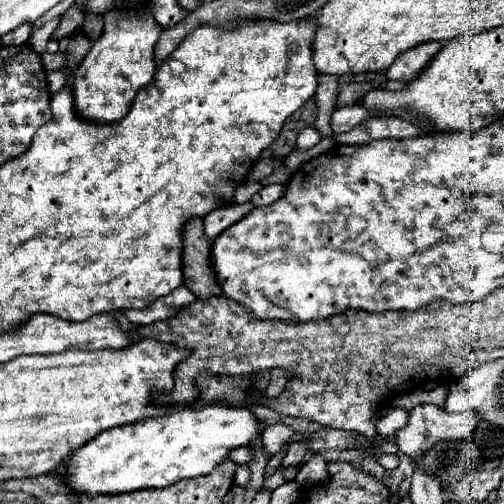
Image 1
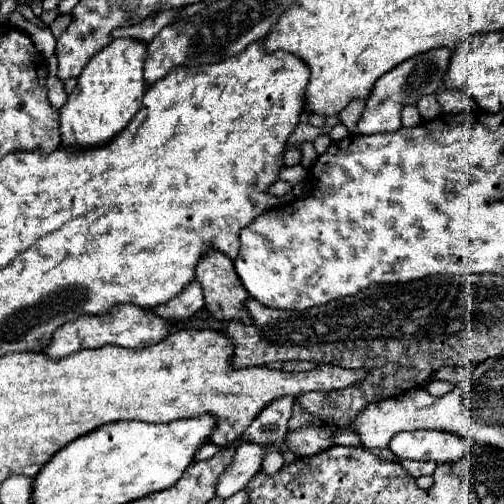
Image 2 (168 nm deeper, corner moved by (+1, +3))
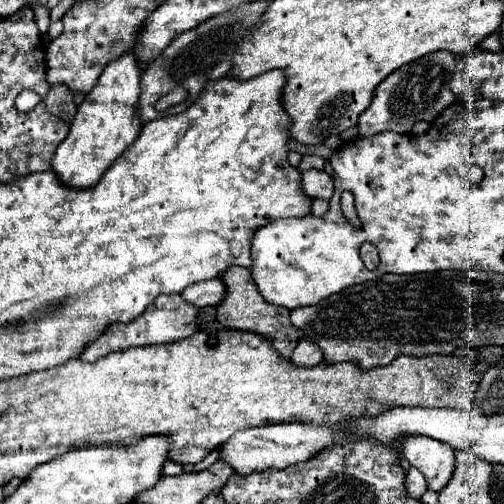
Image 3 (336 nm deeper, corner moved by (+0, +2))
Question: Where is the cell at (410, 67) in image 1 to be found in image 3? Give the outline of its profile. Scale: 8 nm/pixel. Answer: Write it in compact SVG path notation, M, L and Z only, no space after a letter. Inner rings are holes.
M436 51L402 65L376 87L370 107L358 117L358 135L370 137L382 131L410 133L414 123L418 121L432 123L436 119L436 93L438 93L438 115L454 101L454 93L448 87L454 73L456 73L456 61L454 55L448 51Z

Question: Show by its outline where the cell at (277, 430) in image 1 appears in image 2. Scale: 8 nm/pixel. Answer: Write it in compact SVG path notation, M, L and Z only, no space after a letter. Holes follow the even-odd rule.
M251 442L241 444L237 448L237 454L235 454L233 462L229 464L227 472L219 478L217 496L229 498L237 490L245 488L247 480L251 480L261 470L261 462L269 448L271 448L271 444L251 444Z

